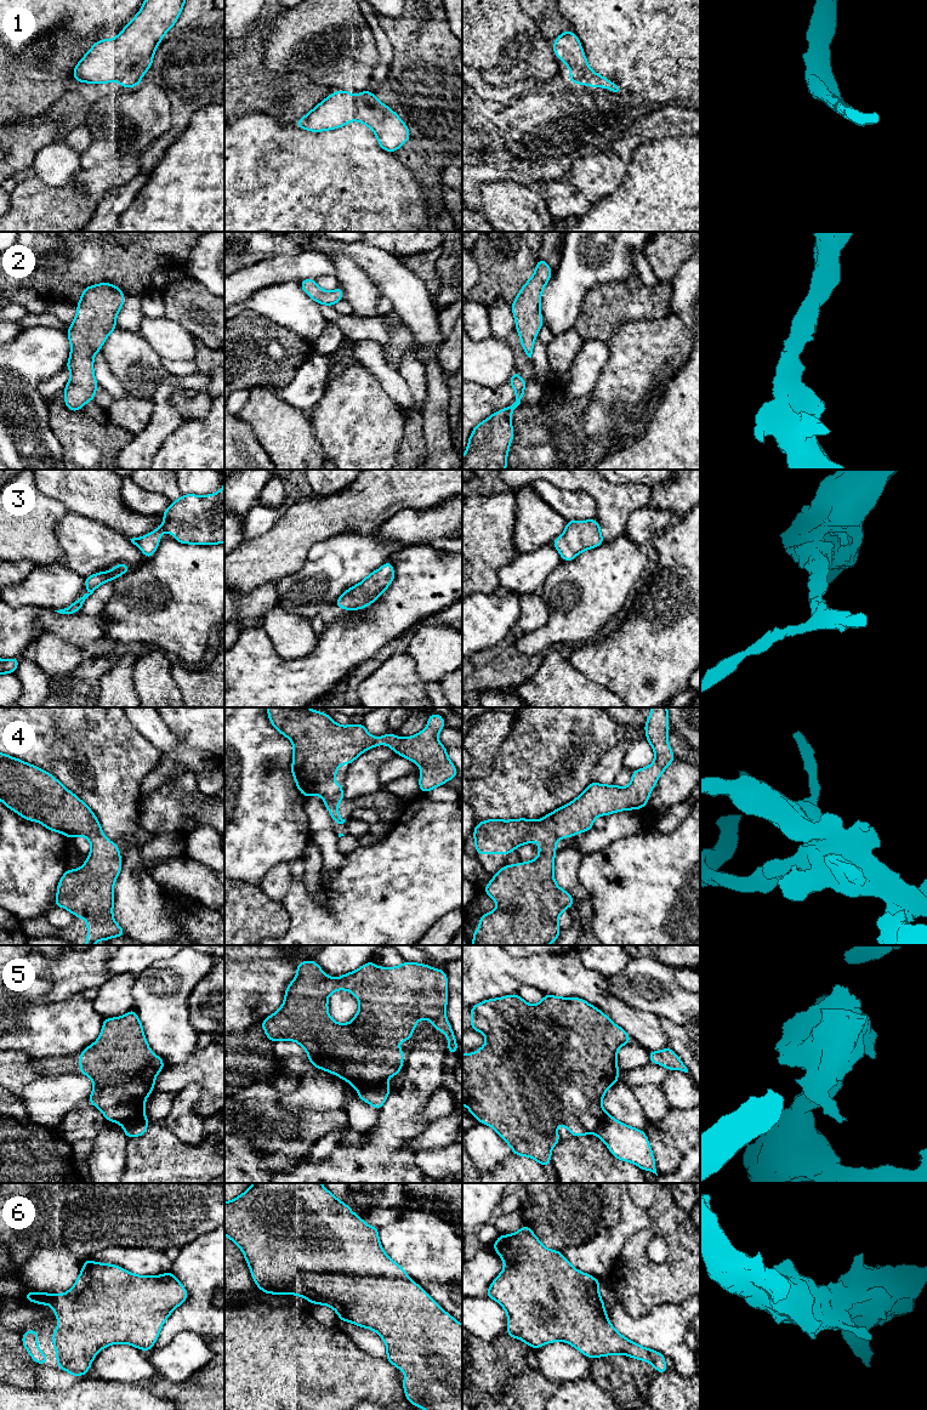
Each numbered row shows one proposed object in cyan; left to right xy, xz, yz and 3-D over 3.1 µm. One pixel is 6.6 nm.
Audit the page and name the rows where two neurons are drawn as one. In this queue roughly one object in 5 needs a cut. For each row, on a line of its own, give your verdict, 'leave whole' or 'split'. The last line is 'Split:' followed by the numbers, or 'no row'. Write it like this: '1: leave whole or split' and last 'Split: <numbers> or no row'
1: leave whole
2: leave whole
3: leave whole
4: leave whole
5: split
6: leave whole
Split: 5

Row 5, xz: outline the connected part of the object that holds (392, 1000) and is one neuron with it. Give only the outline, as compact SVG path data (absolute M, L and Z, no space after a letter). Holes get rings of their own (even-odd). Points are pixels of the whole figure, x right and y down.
M314 960L297 963L295 979L285 990L281 1007L261 1022L266 1036L278 1042L292 1040L308 1054L313 1067L347 1080L349 1086L387 1080L403 1067L404 1050L394 1045L413 1037L421 1018L428 1019L448 1037L448 1053L457 1054L457 1044L447 1020L448 979L445 971L423 963L404 962L400 966L376 967L370 960L357 971L330 978ZM336 990L351 991L360 1002L356 1017L347 1024L336 1023L328 1013L328 996Z

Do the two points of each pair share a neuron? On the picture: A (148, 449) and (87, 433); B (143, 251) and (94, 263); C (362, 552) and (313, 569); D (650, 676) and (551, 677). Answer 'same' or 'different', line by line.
A: different
B: same
C: same
D: different

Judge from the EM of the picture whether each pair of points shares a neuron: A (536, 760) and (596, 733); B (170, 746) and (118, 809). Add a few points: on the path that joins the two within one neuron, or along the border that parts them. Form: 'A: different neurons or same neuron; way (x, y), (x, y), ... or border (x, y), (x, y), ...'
A: same neuron; way (551, 749), (563, 737), (581, 737)
B: different neurons; border (142, 734), (161, 755)

